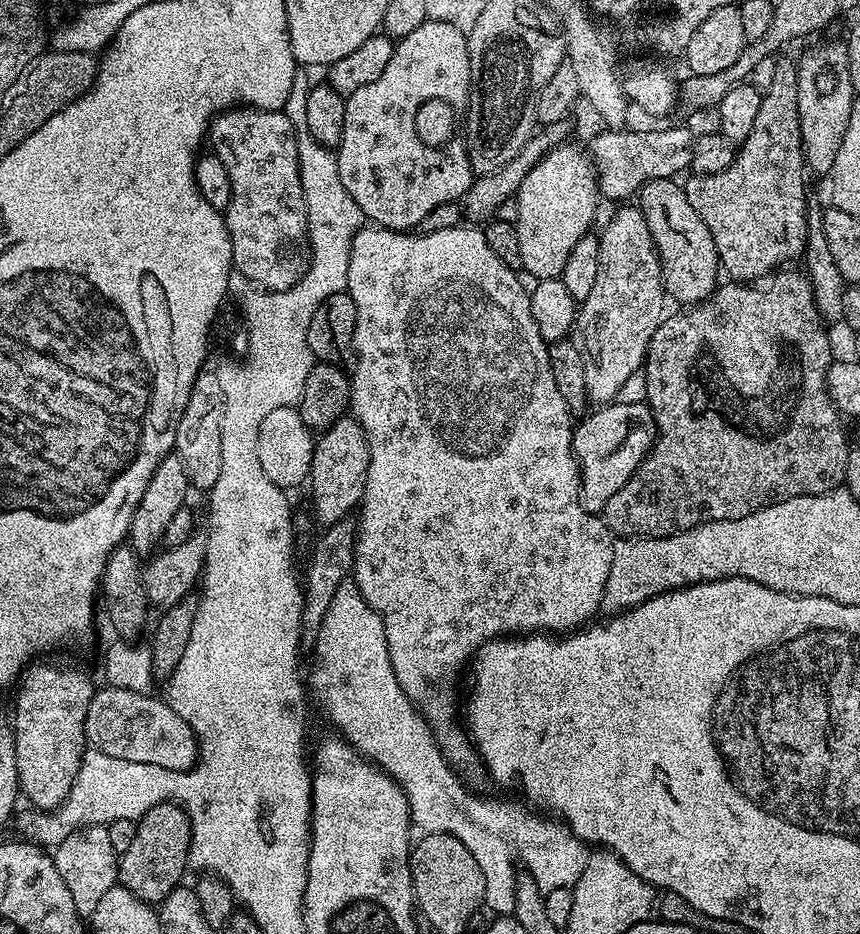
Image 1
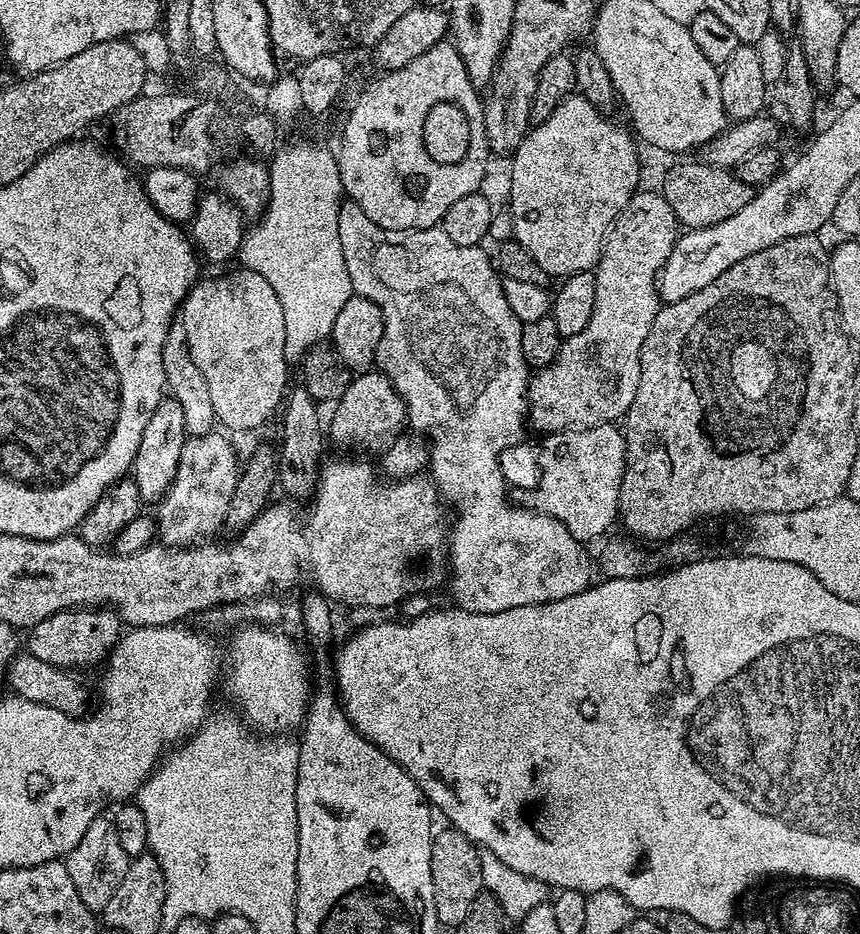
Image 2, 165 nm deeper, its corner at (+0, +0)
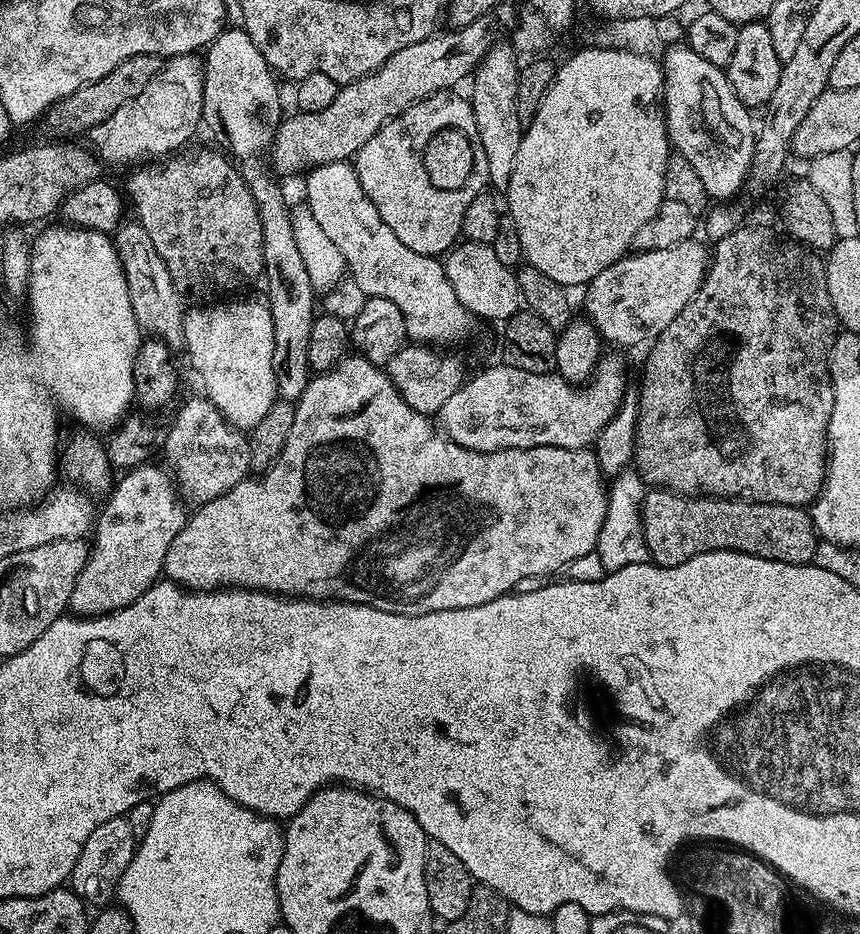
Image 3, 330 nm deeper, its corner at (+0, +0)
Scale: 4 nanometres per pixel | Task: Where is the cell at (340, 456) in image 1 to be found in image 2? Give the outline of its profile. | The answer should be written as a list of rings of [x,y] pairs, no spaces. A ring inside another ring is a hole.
[[[379,370],[362,372],[353,375],[350,386],[346,386],[346,394],[335,401],[332,421],[327,421],[326,432],[340,448],[361,448],[361,453],[382,454],[394,446],[394,442],[406,428],[404,403],[394,390],[390,378],[386,378]]]

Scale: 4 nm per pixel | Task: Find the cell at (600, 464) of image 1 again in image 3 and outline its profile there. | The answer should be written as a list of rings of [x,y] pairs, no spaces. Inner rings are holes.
[[[359,354],[345,355],[344,359],[335,368],[329,370],[329,372],[321,372],[313,375],[312,379],[308,381],[302,398],[295,401],[295,406],[294,422],[290,426],[290,434],[286,438],[286,446],[282,446],[282,454],[278,454],[278,458],[273,464],[263,469],[259,474],[256,474],[256,477],[253,475],[251,478],[245,478],[242,482],[238,482],[238,486],[226,490],[226,494],[222,494],[213,500],[204,501],[203,504],[199,505],[189,515],[188,521],[184,523],[184,529],[180,531],[178,538],[174,540],[170,546],[170,550],[166,554],[163,575],[171,580],[172,583],[179,584],[181,588],[194,592],[214,592],[226,588],[251,588],[257,592],[279,594],[284,598],[303,598],[305,600],[343,602],[345,604],[365,604],[371,608],[386,610],[390,614],[417,616],[418,614],[430,614],[434,610],[458,610],[459,608],[482,606],[486,602],[494,602],[494,598],[509,595],[517,586],[523,585],[520,584],[523,580],[528,580],[531,576],[544,576],[540,578],[551,577],[548,576],[551,572],[556,572],[559,568],[566,567],[571,560],[580,560],[583,556],[588,555],[591,557],[595,553],[599,530],[601,530],[602,522],[606,518],[608,500],[606,477],[600,470],[600,463],[598,462],[595,451],[589,450],[588,448],[559,448],[558,446],[503,448],[500,452],[475,452],[474,450],[466,450],[462,446],[455,444],[453,440],[448,439],[429,417],[422,415],[418,410],[414,410],[405,402],[402,394],[396,389],[394,382],[381,365],[372,364],[365,356]]]

